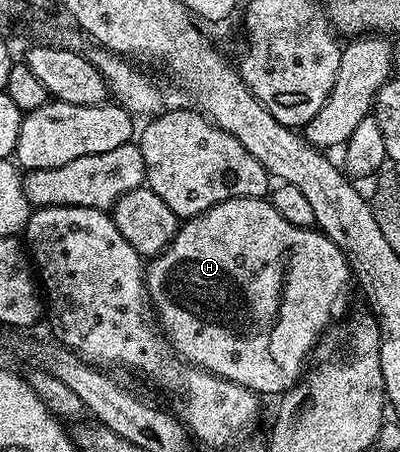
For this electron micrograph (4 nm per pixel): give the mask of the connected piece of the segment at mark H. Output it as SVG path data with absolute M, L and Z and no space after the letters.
M251 196L250 198L230 198L226 202L218 202L208 212L197 216L189 216L176 229L175 238L169 242L157 256L151 257L146 264L146 283L150 307L158 321L158 327L165 339L172 345L172 351L181 360L192 365L193 368L202 368L204 371L222 377L235 384L246 386L250 391L263 394L265 397L279 397L281 394L295 388L301 376L306 371L306 365L313 355L316 341L324 335L333 319L332 311L340 300L340 295L353 283L354 277L348 260L329 236L315 227L303 228L294 226L274 210L271 199Z

